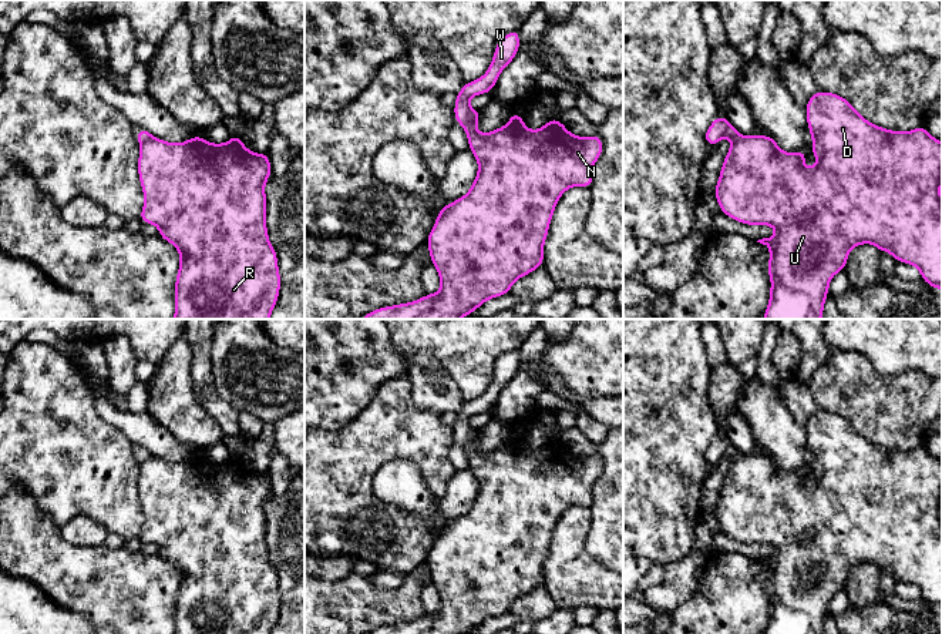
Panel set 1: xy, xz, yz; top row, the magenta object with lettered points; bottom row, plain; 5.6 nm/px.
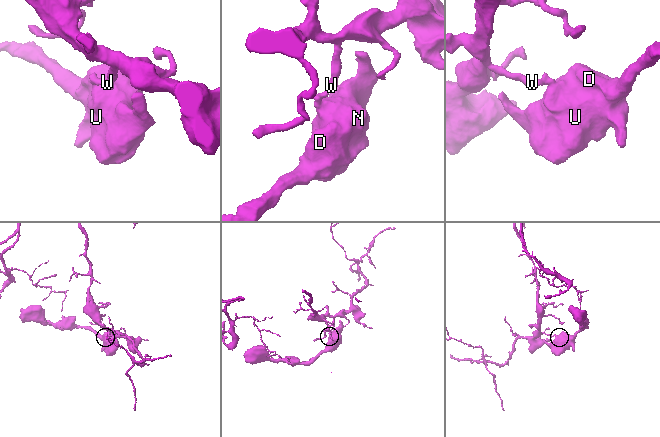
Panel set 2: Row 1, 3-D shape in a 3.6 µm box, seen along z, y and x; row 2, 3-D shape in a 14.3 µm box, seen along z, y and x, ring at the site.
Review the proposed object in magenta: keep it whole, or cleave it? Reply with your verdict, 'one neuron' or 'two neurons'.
two neurons

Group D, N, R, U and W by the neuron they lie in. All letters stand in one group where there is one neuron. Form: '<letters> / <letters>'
D N R U / W

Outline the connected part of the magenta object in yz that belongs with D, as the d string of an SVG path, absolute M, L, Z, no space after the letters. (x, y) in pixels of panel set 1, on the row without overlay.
M818 410L813 413L805 425L807 445L813 459L813 473L818 482L813 487L803 484L807 476L805 469L788 473L778 467L776 459L771 454L750 454L741 456L731 462L727 474L724 476L719 502L714 507L714 514L723 533L731 539L747 544L770 544L777 549L777 553L771 557L763 557L757 561L770 567L770 580L767 591L771 598L770 620L764 634L822 634L824 623L828 614L831 597L844 590L847 586L850 568L861 563L872 563L879 571L888 570L895 580L911 583L921 590L921 598L929 603L933 608L942 608L942 519L941 519L941 502L942 502L942 460L933 457L921 445L906 452L891 450L871 443L865 439L850 420L838 413L828 410Z

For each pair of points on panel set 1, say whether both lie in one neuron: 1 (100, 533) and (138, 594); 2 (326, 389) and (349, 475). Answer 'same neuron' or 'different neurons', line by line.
1: different neurons
2: different neurons

